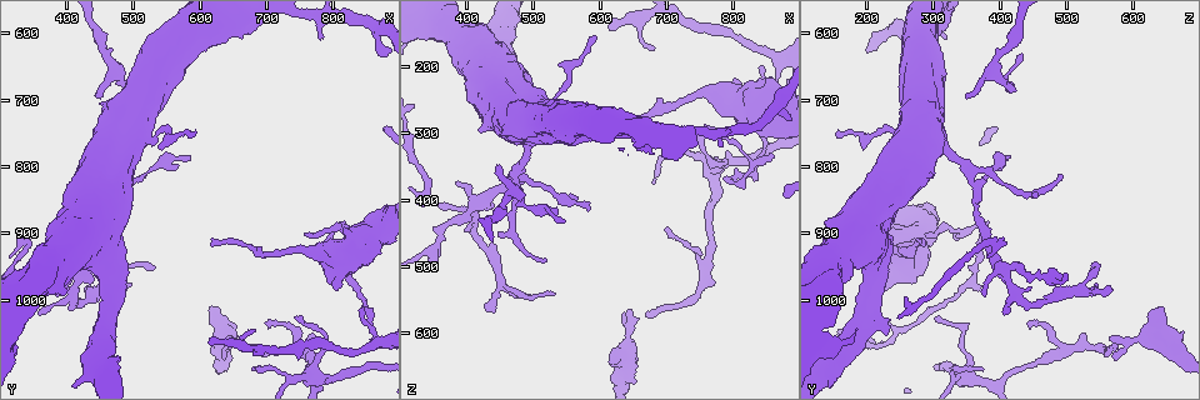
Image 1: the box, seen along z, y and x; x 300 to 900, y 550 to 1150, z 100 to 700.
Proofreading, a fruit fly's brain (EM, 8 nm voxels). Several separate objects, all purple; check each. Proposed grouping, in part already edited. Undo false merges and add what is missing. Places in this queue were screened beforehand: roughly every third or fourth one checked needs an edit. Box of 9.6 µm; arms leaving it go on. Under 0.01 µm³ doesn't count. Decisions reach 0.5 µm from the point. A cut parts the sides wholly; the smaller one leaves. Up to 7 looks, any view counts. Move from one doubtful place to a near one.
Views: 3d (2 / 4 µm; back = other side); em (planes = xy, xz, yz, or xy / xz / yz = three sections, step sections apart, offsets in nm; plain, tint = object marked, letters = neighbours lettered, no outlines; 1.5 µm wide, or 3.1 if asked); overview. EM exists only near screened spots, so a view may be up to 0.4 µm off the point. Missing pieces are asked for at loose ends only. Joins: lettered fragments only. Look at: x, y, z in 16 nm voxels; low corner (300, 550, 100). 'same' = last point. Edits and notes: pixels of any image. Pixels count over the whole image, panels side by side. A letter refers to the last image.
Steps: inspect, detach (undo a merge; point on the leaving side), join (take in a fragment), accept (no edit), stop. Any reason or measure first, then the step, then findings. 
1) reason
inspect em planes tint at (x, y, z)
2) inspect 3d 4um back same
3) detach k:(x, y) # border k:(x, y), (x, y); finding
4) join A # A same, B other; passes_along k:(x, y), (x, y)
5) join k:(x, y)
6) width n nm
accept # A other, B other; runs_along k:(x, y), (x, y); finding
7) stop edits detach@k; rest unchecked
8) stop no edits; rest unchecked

an open end
inspect em xy step 4 tint at (685, 1045, 170)

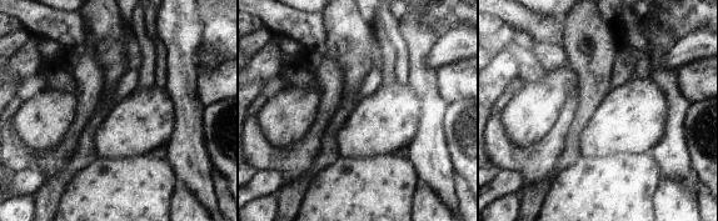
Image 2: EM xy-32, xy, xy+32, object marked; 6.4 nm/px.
inspect em planes tint same

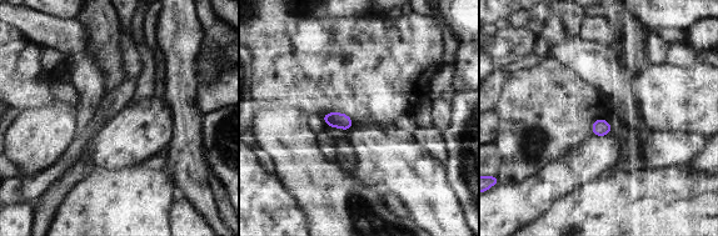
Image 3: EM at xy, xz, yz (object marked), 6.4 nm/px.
what lies round it
inspect em planes letters same

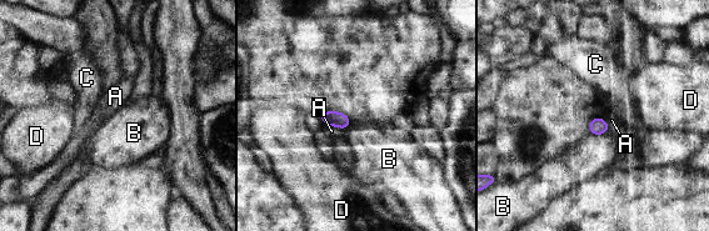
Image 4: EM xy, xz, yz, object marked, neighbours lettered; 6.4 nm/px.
accept # A other, B other, C other, D other; border 4:(607, 131), (603, 134), (590, 134); no lettered fragment goes on from it

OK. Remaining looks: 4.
inspect em yz step 8 tint at (670, 1070, 570)

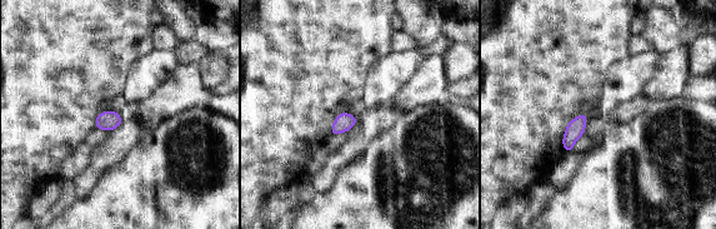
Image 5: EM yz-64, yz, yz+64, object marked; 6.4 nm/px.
inspect em xz step 4 letters same

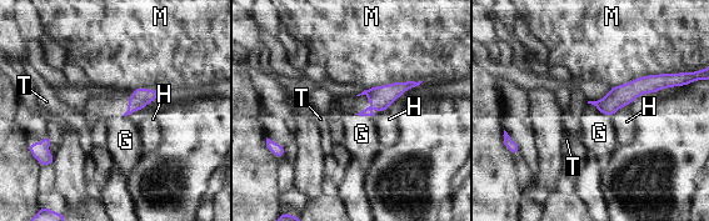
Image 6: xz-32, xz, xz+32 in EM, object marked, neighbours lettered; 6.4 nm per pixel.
longest_contact M 420 nm
accept # G other, H other, M other, T other; border 6:(588, 103), (612, 116); none of them fits

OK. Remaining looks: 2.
thin end
inspect em planes letters at (595, 750, 155)

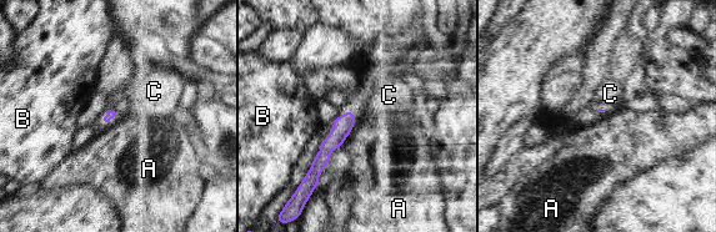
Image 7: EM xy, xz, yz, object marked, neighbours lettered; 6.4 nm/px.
accept # A other, B other, C other; border 7:(353, 111), (354, 127), (340, 146); no lettered fragment goes on from it

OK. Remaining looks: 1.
stop no edits; rest unchecked

